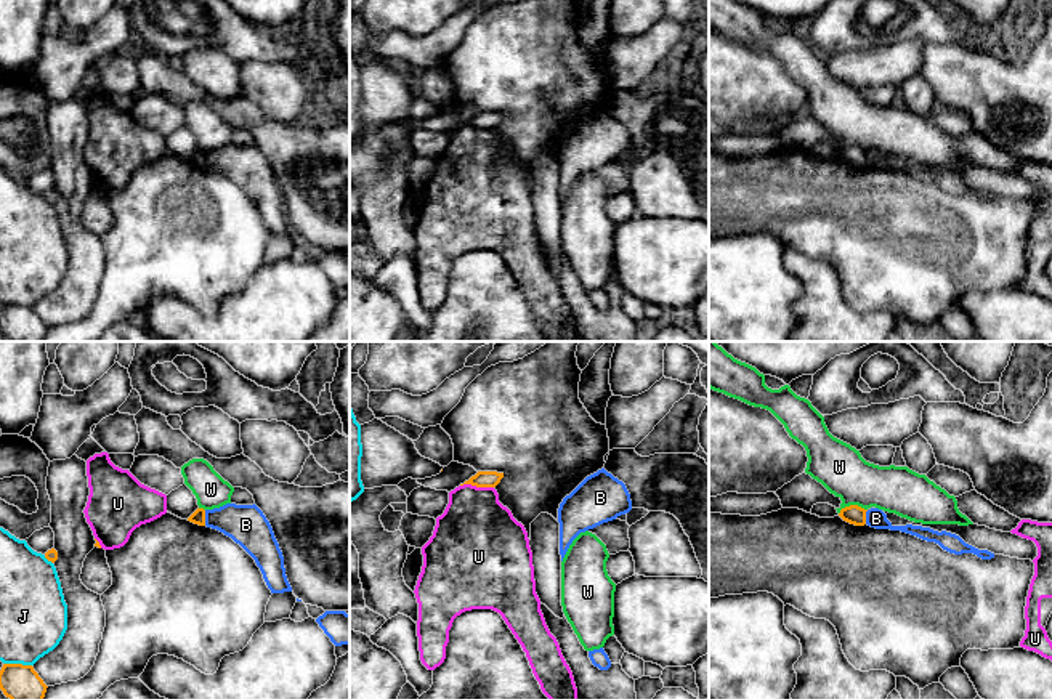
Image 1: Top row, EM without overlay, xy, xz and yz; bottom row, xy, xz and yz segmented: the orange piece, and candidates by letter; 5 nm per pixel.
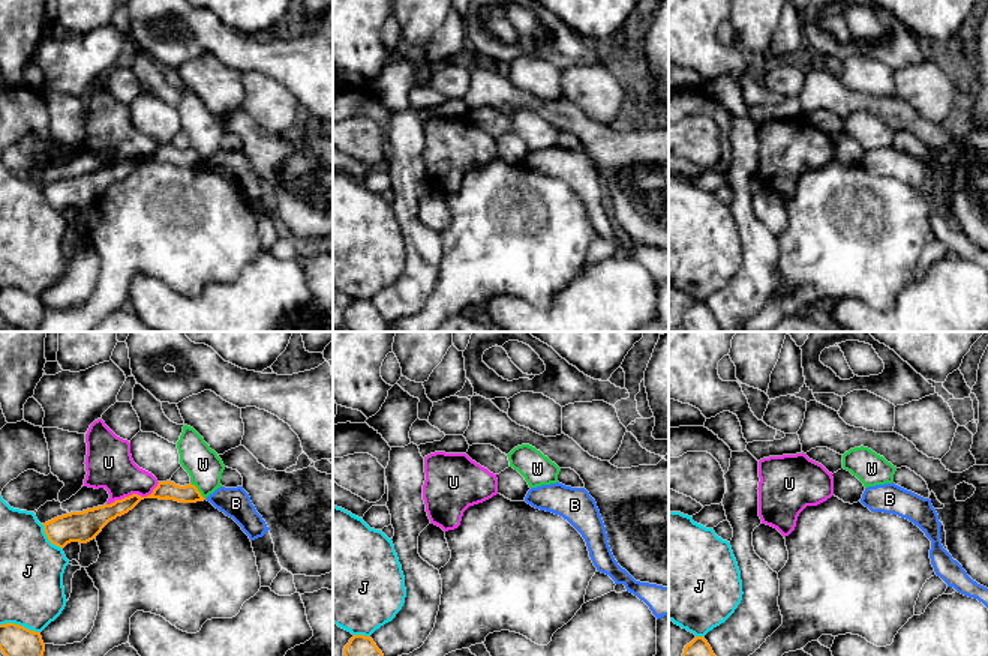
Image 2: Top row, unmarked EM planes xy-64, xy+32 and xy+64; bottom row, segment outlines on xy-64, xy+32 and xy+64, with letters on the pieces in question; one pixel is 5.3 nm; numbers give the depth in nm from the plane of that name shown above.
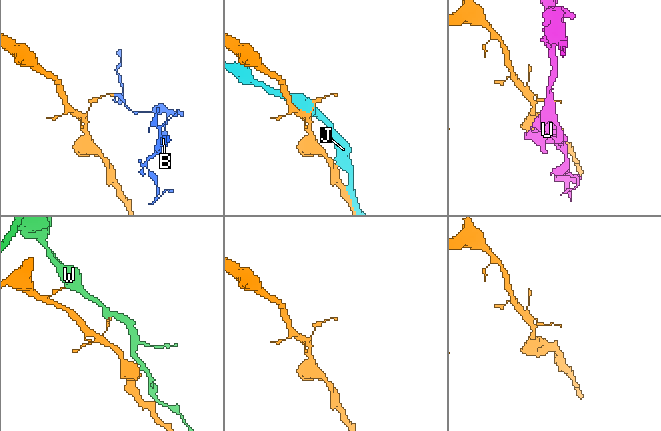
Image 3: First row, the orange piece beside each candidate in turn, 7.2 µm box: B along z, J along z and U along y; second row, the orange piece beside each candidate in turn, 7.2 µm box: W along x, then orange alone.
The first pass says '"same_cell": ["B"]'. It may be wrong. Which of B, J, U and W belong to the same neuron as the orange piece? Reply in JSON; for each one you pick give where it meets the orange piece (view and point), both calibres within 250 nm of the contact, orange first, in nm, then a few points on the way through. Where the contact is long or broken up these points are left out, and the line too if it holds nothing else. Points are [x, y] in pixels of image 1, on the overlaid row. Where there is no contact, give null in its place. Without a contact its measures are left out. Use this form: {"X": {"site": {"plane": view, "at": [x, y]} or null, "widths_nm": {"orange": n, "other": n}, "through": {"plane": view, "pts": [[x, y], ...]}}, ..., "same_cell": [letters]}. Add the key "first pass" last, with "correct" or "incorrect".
{"same_cell": [], "first pass": "incorrect"}

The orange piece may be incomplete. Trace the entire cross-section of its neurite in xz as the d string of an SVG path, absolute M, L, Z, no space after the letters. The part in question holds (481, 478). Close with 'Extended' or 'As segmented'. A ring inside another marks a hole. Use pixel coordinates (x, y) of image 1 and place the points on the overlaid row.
M478 471L475 476L471 476L463 484L471 484L476 487L496 487L500 479L504 478L504 473L497 471Z. As segmented

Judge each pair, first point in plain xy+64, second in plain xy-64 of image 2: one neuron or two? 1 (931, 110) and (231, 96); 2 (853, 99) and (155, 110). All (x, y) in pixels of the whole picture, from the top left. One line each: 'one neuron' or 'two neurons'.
1: two neurons
2: two neurons

